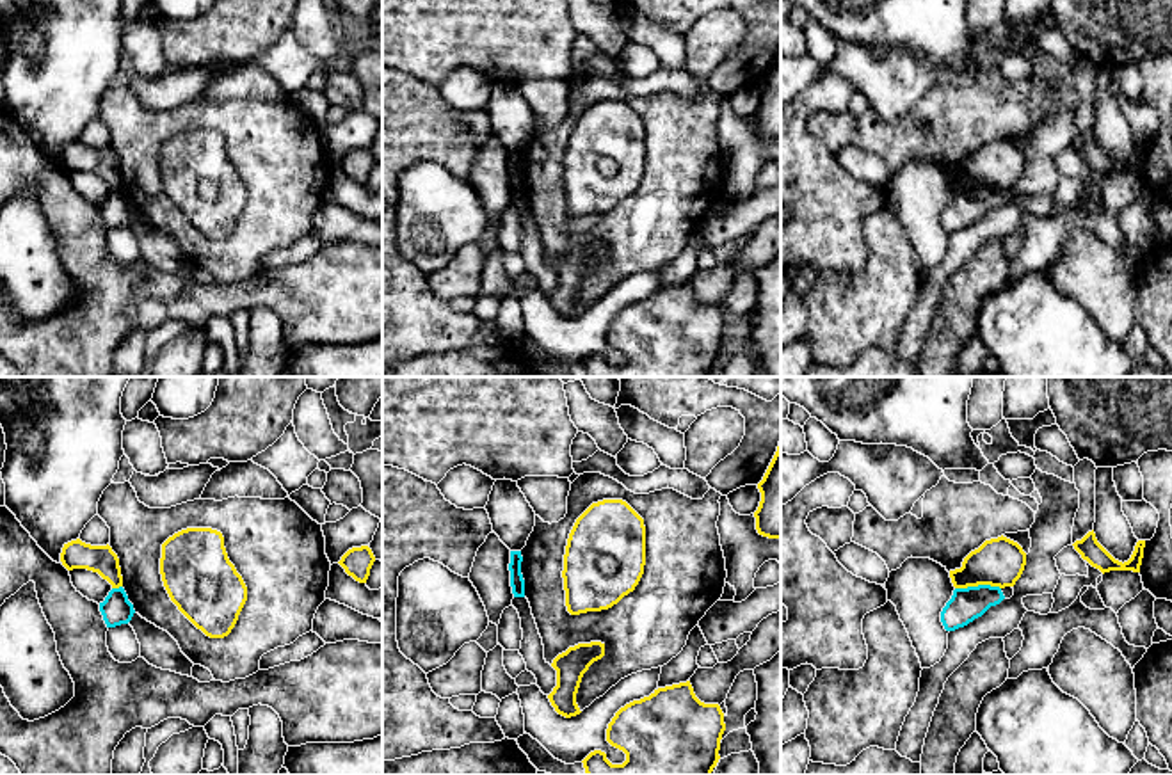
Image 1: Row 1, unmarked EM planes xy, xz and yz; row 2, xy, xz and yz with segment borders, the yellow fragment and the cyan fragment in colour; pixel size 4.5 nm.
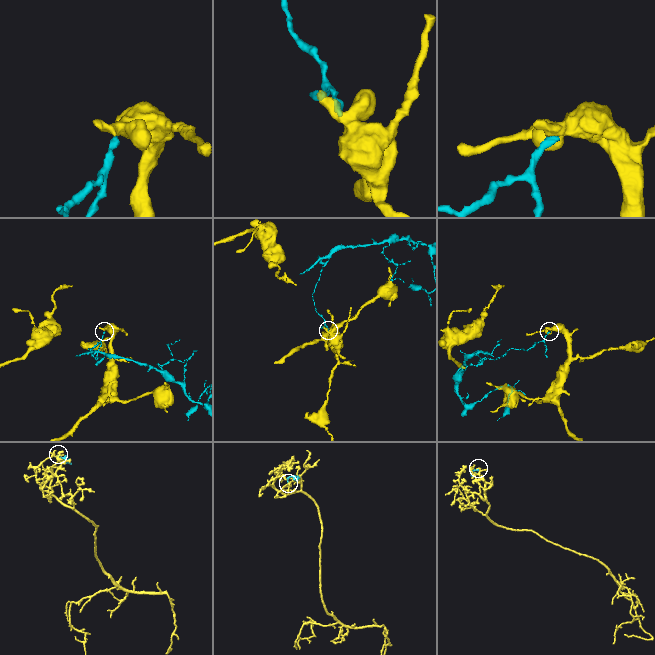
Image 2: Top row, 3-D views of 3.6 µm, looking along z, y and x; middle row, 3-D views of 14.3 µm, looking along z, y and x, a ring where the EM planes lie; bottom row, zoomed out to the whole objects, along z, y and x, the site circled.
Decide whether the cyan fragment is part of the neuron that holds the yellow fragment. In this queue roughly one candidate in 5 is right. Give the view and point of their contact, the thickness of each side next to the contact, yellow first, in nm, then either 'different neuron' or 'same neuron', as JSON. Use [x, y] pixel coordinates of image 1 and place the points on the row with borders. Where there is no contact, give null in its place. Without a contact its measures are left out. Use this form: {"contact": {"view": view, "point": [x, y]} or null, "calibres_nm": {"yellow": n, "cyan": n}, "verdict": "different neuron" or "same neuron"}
{"contact": {"view": "yz", "point": [977, 585]}, "calibres_nm": {"yellow": 220, "cyan": 150}, "verdict": "different neuron"}

